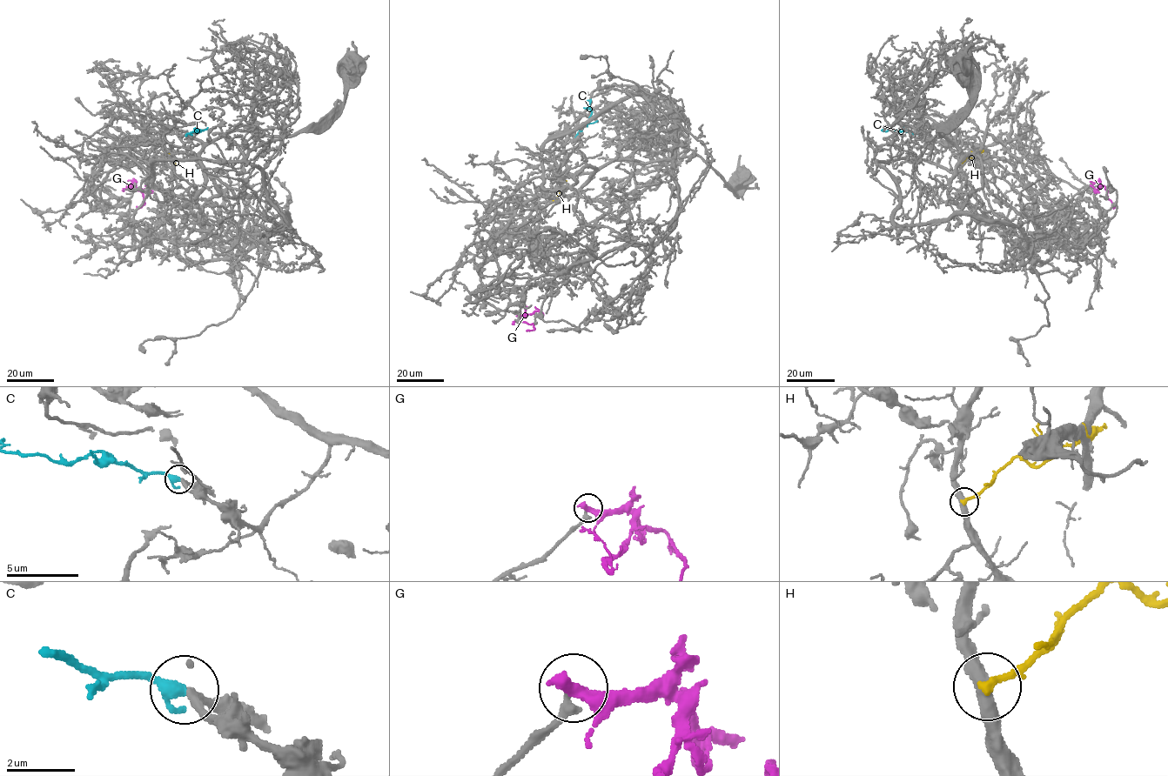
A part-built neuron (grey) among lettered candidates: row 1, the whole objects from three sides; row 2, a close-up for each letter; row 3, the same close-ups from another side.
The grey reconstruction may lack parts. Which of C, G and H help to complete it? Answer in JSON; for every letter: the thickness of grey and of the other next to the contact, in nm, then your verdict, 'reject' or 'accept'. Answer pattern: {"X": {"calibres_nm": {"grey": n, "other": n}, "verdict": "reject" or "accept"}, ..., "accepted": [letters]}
{"C": {"calibres_nm": {"grey": 240, "other": 280}, "verdict": "accept"}, "G": {"calibres_nm": {"grey": 280, "other": 340}, "verdict": "reject"}, "H": {"calibres_nm": {"grey": 420, "other": 240}, "verdict": "reject"}, "accepted": ["C"]}

